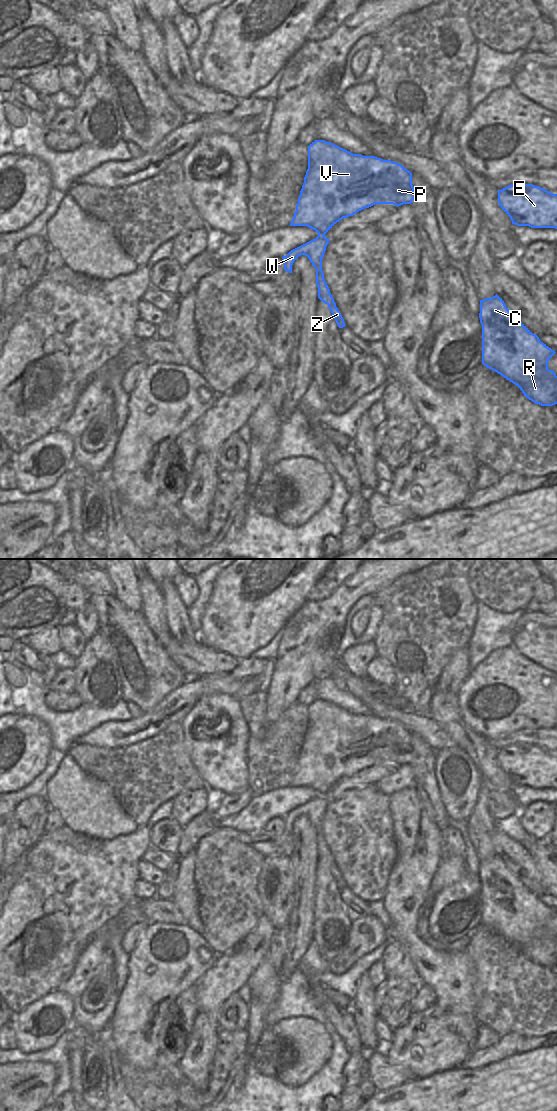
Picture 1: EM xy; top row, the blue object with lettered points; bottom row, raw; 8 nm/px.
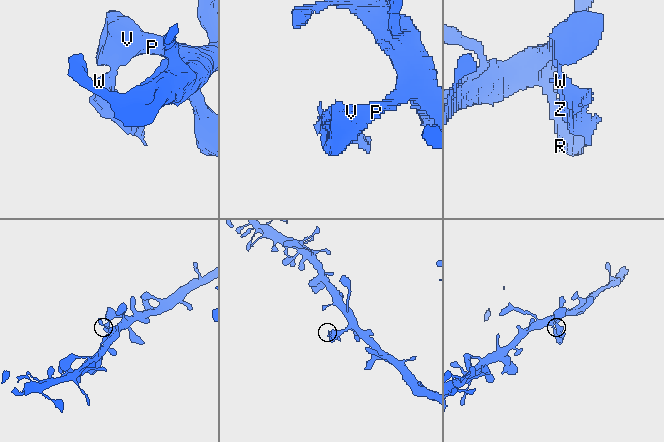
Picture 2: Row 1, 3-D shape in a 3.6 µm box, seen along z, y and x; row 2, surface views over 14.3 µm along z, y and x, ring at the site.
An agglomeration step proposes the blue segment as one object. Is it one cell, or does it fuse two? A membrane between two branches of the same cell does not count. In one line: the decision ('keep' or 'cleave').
cleave

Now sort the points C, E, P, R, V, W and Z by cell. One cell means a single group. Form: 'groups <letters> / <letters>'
groups C E P R V / W Z

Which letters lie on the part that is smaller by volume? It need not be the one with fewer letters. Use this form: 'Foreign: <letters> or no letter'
Foreign: W, Z

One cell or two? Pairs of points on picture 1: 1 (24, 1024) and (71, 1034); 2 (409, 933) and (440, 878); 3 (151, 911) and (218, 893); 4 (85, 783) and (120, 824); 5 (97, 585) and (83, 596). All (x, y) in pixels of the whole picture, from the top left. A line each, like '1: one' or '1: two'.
1: two
2: two
3: two
4: one
5: two

